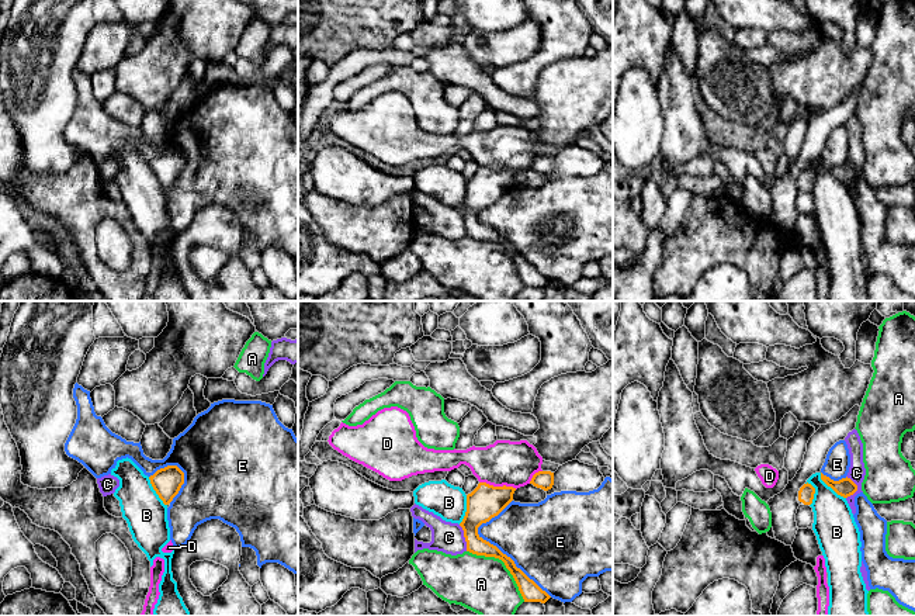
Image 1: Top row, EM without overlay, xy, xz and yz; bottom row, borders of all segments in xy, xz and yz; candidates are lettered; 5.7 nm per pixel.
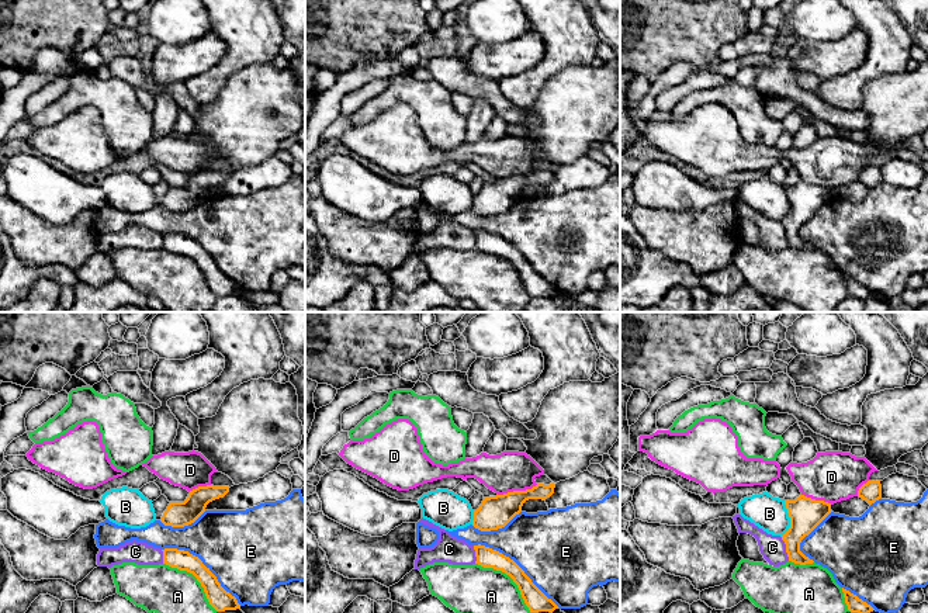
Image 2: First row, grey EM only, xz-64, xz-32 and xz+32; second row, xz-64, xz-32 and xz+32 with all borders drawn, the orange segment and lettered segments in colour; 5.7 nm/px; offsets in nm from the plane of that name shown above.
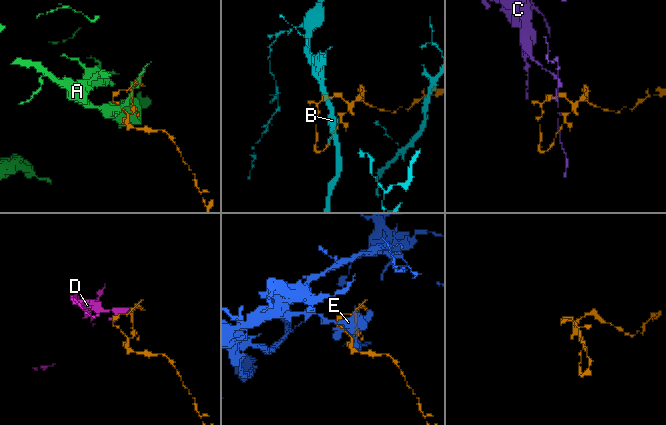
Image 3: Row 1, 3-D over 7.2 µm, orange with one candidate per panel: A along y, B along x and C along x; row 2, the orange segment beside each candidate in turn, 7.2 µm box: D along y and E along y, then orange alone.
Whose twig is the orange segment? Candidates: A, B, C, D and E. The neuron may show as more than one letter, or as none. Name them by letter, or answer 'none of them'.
none of them

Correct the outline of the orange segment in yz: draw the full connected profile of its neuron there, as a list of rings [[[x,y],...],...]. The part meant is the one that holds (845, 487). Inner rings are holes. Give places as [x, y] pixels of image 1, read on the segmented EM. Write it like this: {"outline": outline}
{"outline": [[[821,473],[821,480],[843,498],[848,498],[857,491],[857,485],[848,477],[839,481],[833,481]]]}

